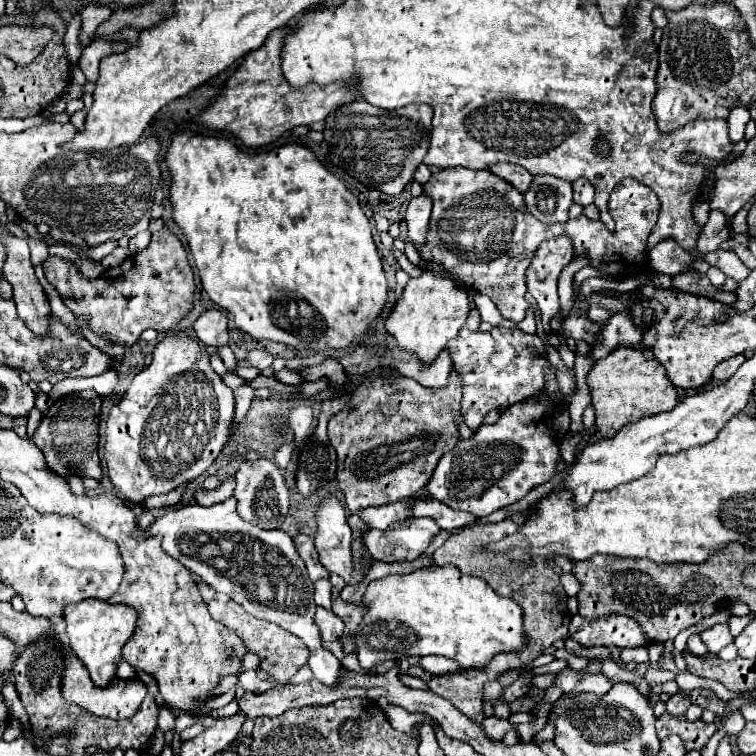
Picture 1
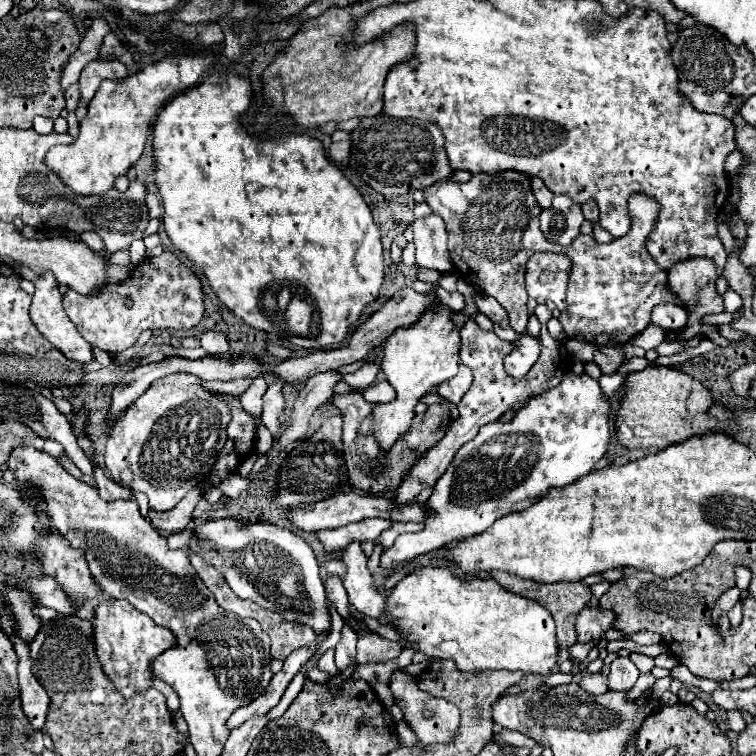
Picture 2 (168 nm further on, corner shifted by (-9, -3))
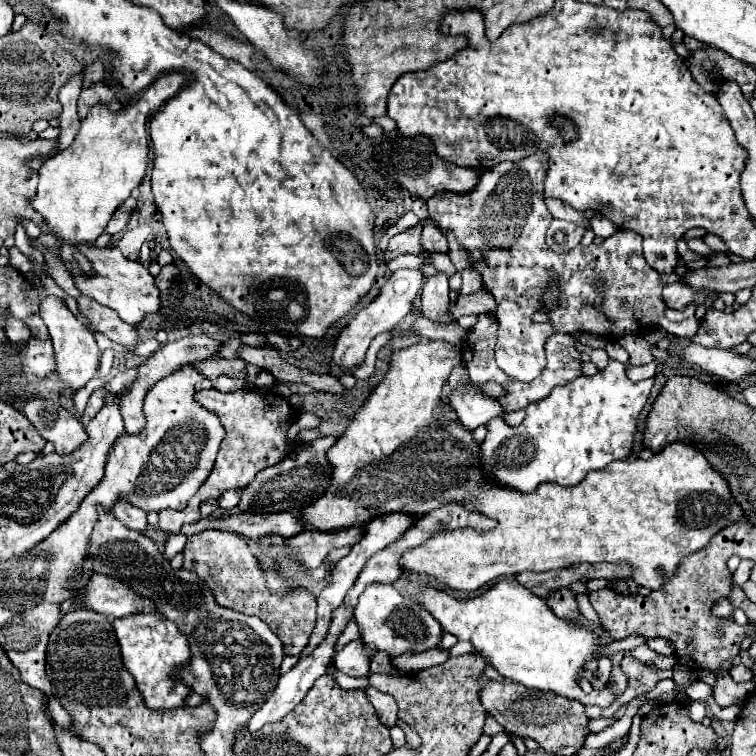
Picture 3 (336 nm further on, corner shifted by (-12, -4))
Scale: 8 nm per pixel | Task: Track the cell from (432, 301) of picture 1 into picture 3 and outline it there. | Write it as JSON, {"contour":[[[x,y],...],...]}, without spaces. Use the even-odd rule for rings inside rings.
{"contour":[[[432,339],[390,355],[388,371],[382,383],[370,393],[344,435],[328,451],[328,461],[334,467],[332,483],[320,499],[302,509],[302,519],[306,525],[314,525],[316,529],[366,525],[366,521],[392,511],[422,517],[424,513],[430,513],[448,501],[458,501],[470,511],[484,511],[486,515],[498,519],[500,525],[488,533],[474,529],[436,533],[418,549],[410,549],[402,555],[400,563],[404,571],[428,573],[452,589],[472,593],[488,581],[518,575],[522,571],[540,573],[566,569],[578,563],[628,561],[632,565],[632,579],[638,585],[656,591],[664,581],[674,577],[680,559],[704,549],[712,537],[720,533],[720,529],[746,519],[740,505],[732,501],[728,481],[712,467],[712,463],[692,441],[674,441],[664,451],[654,453],[646,461],[612,461],[608,467],[588,473],[588,477],[584,477],[584,481],[574,487],[542,483],[534,493],[524,495],[492,485],[478,469],[478,441],[458,425],[454,411],[444,411],[440,405],[442,387],[460,361],[462,359],[460,353],[456,353],[456,345]]]}

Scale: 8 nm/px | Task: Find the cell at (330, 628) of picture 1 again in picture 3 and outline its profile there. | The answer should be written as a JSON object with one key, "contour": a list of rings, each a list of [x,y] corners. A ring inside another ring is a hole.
{"contour":[[[362,641],[348,643],[336,657],[334,665],[338,671],[350,675],[350,677],[362,677],[370,673],[370,659],[362,647]]]}

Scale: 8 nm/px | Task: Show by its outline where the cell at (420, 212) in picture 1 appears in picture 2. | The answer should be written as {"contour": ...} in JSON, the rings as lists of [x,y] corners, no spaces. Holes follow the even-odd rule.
{"contour":[[[437,214],[419,218],[413,222],[413,244],[417,248],[417,266],[439,272],[453,270],[447,252],[447,232],[443,220]]]}

